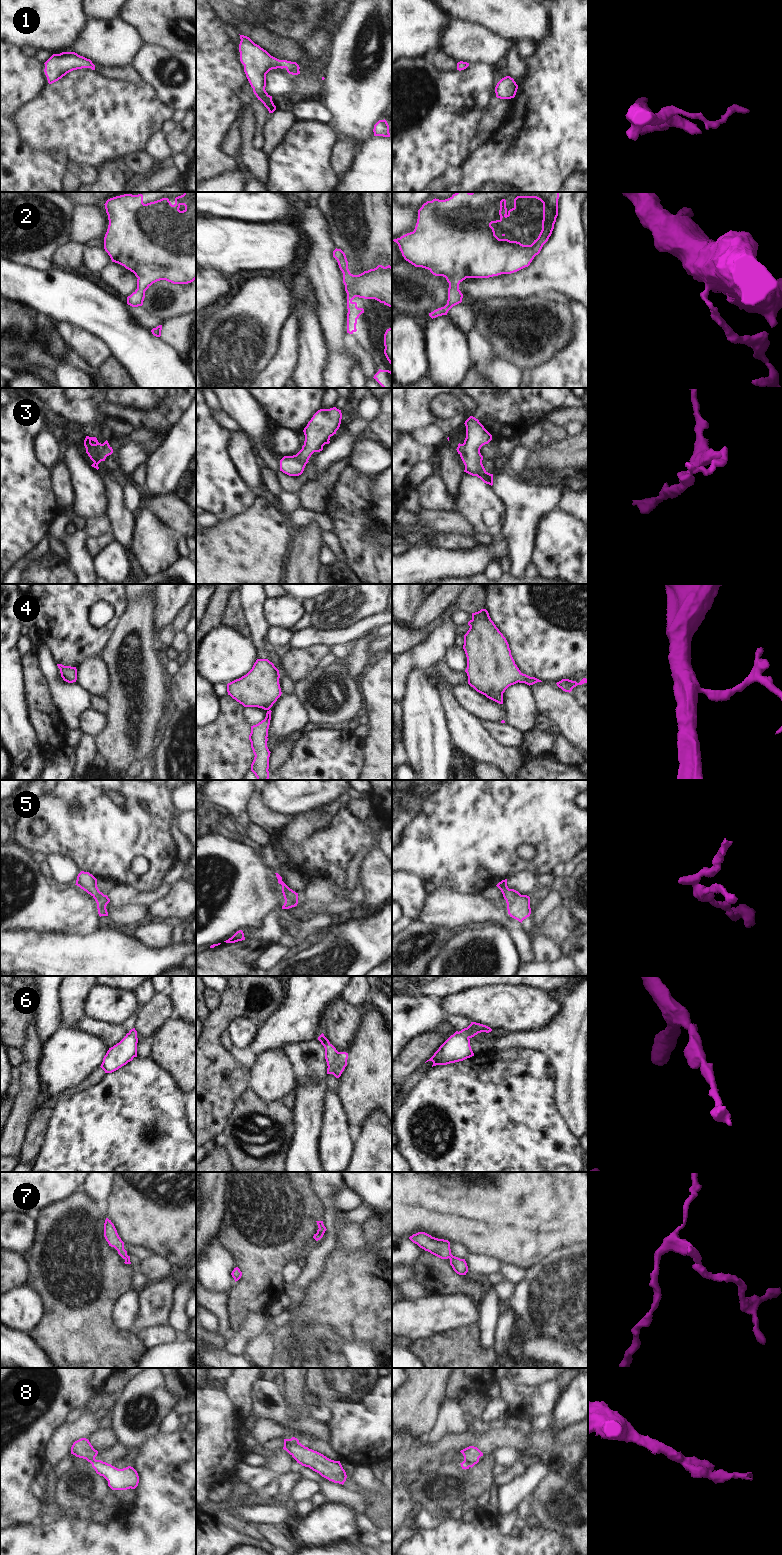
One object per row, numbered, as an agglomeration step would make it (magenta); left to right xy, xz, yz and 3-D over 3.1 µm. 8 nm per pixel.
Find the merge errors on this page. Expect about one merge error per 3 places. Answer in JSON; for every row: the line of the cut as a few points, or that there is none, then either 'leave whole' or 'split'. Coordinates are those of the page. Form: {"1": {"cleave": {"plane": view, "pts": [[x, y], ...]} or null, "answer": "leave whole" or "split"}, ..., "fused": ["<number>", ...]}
{"1": {"cleave": null, "answer": "leave whole"}, "2": {"cleave": null, "answer": "leave whole"}, "3": {"cleave": null, "answer": "leave whole"}, "4": {"cleave": null, "answer": "leave whole"}, "5": {"cleave": null, "answer": "leave whole"}, "6": {"cleave": null, "answer": "leave whole"}, "7": {"cleave": null, "answer": "leave whole"}, "8": {"cleave": {"plane": "xy", "pts": [[96, 1460], [92, 1464]]}, "answer": "split"}, "fused": ["8"]}

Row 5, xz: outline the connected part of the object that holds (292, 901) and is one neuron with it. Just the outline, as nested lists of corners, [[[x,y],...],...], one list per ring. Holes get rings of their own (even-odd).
[[[275,873],[276,877],[278,879],[278,883],[282,885],[282,893],[285,899],[285,903],[282,906],[282,909],[289,909],[292,907],[297,906],[298,904],[298,893],[290,889],[283,881],[282,877],[278,874]]]

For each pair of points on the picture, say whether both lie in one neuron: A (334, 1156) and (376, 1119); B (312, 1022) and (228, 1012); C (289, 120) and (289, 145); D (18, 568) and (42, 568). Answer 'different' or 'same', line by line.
A: different
B: different
C: different
D: different

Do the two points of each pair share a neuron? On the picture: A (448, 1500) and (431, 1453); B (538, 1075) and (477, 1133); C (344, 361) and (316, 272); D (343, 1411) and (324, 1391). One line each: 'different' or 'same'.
A: different
B: same
C: same
D: different

